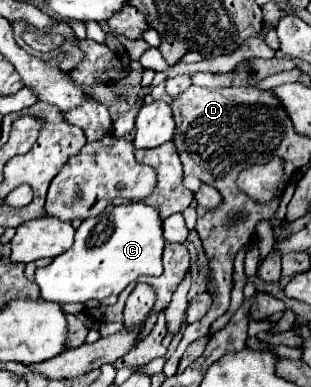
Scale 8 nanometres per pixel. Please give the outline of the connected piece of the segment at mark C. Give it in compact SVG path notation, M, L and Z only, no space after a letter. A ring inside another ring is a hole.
M143 202L109 208L109 212L83 220L75 232L75 244L53 258L49 266L35 270L35 284L43 300L59 304L85 304L91 298L103 300L111 294L121 294L125 286L135 282L141 274L159 276L163 272L161 252L165 238L157 210Z

